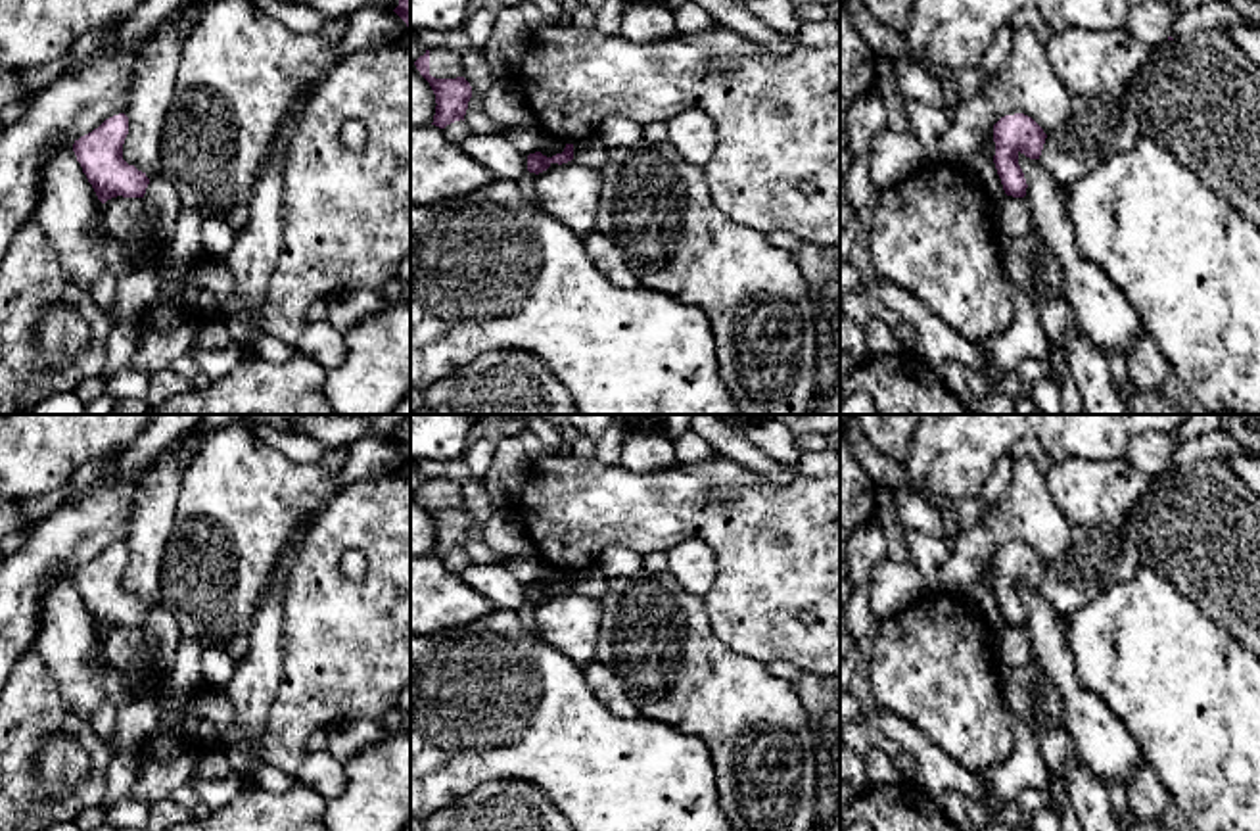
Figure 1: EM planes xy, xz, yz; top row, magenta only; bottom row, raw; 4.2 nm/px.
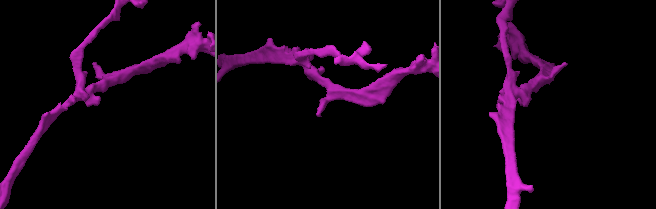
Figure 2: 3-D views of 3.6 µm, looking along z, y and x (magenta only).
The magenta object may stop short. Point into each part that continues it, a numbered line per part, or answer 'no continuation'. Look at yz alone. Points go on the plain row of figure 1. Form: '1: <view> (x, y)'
no continuation

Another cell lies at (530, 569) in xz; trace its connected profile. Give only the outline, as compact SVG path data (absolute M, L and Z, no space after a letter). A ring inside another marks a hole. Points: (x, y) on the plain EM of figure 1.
M537 547L527 557L504 562L524 585L556 578L560 572L541 555Z

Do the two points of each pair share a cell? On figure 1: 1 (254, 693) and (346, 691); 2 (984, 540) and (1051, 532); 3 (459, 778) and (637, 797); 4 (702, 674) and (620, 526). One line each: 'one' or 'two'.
1: two
2: one
3: one
4: two

